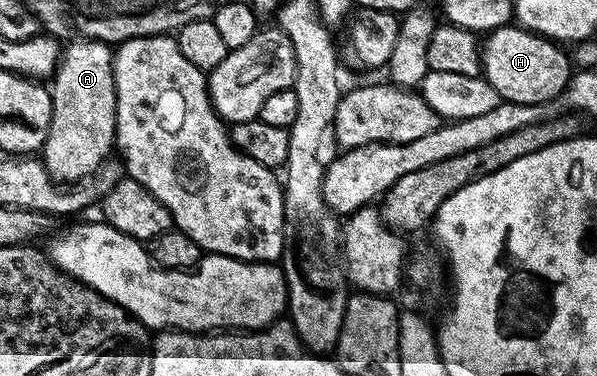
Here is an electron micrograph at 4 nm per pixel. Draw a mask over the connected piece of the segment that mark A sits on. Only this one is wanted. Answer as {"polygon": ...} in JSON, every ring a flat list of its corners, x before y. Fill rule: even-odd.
{"polygon":[[76,39,63,46,56,72,50,78,52,114,50,131,46,135,42,150,46,171,58,183,79,183,91,178,113,152,116,143,116,92,112,54,113,50,102,41]]}

